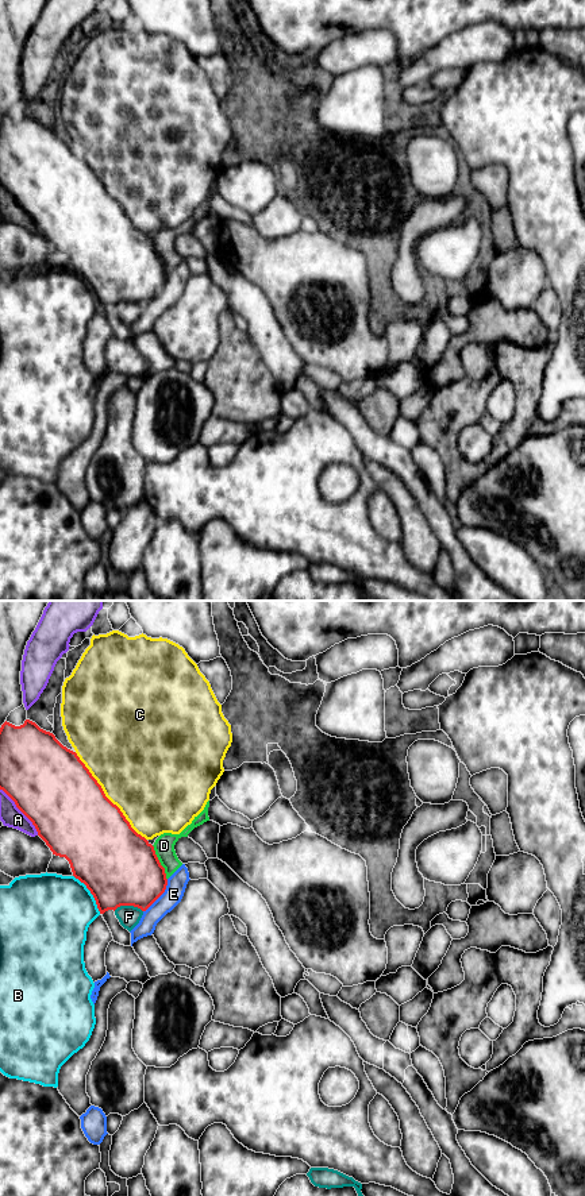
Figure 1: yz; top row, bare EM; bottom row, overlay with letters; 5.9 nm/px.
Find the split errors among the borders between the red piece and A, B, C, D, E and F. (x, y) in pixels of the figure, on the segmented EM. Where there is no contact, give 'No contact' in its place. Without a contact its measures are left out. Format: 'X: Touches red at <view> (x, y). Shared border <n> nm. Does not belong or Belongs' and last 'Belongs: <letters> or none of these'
A: Touches red at yz (20, 810). Shared border 360 nm. Does not belong
B: Touches red at yz (91, 892). Shared border 280 nm. Does not belong
C: Touches red at yz (106, 797). Shared border 700 nm. Does not belong
D: Touches red at yz (160, 863). Shared border 220 nm. Does not belong
E: Touches red at yz (160, 895). Shared border 240 nm. Does not belong
F: Touches red at yz (129, 905). Shared border 180 nm. Does not belong
Belongs: none of these

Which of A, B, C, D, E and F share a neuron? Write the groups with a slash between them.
A D / B / C / E / F

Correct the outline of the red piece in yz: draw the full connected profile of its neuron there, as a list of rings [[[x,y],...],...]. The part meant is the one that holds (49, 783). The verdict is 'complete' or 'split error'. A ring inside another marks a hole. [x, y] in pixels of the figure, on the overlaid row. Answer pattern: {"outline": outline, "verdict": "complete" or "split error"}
{"outline": [[[30,719],[20,726],[5,721],[0,728],[0,790],[32,822],[38,836],[53,854],[69,861],[73,876],[91,891],[100,914],[108,910],[115,911],[120,906],[134,906],[146,911],[165,892],[168,879],[154,846],[131,827],[120,809],[105,796],[101,786],[77,753]]], "verdict": "complete"}

